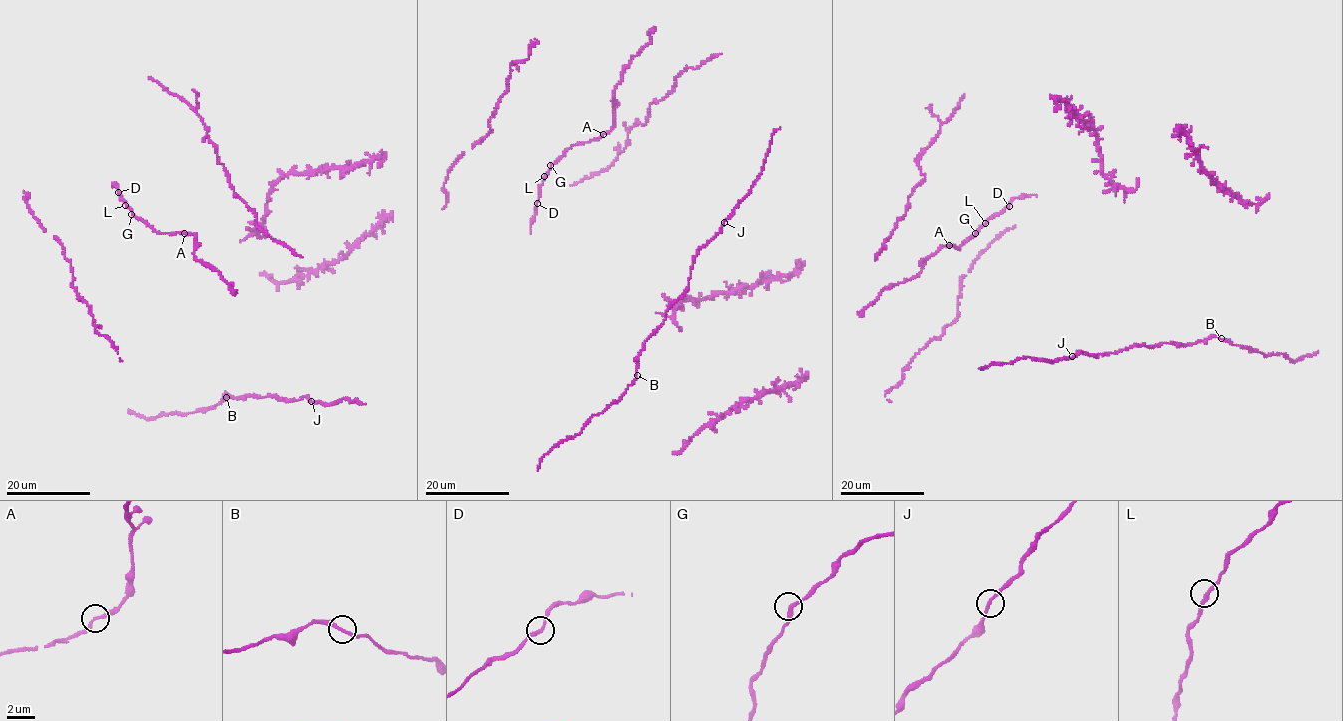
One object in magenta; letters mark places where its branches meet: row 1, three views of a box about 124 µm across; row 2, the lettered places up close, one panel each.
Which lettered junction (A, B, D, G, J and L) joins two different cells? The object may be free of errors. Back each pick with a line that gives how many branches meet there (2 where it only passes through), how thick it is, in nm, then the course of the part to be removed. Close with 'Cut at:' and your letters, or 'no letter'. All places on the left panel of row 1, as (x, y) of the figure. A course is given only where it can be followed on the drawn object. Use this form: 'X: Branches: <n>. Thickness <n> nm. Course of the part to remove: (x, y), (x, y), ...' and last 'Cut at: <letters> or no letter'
Cut at: no letter

